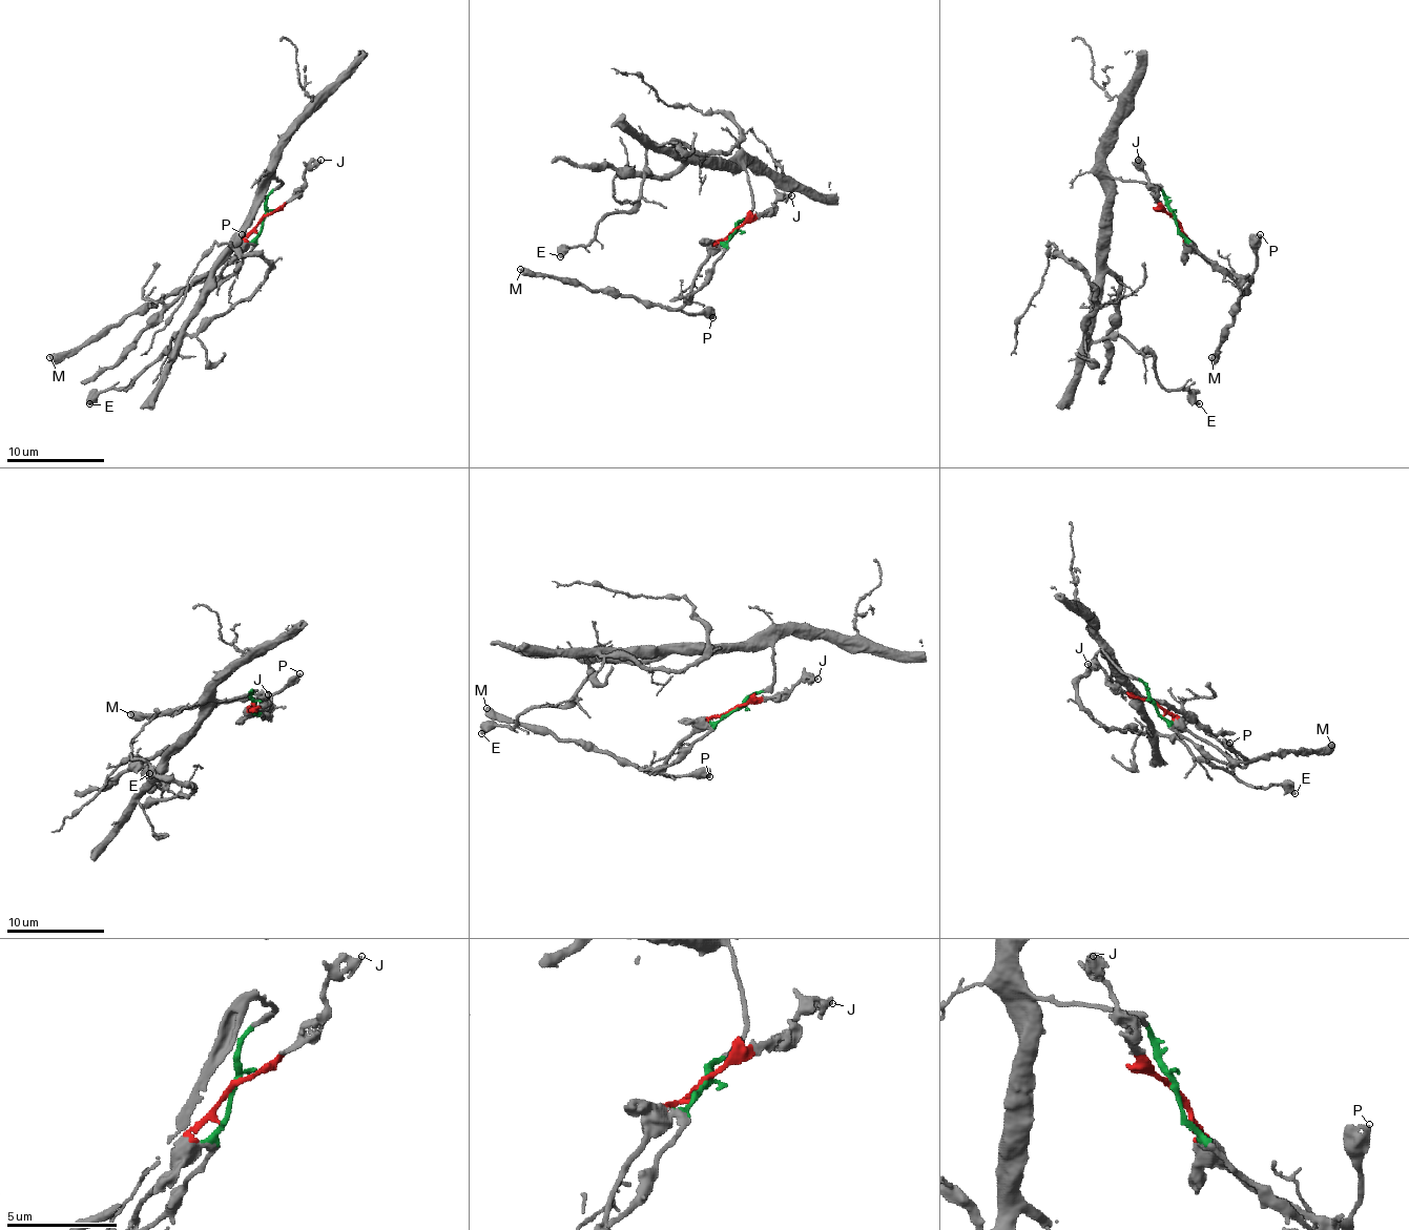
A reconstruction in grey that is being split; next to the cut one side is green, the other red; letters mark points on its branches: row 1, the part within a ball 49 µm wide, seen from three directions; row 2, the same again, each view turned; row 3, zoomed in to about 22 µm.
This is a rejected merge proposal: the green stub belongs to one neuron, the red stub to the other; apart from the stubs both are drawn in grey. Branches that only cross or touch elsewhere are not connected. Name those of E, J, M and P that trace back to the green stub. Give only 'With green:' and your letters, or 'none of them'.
With green: E

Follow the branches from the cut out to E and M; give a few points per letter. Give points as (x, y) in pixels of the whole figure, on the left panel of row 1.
E: (265, 216), (267, 196), (282, 182), (272, 180), (177, 340), (125, 390), (103, 390), (88, 404)
M: (262, 216), (219, 275), (206, 283), (177, 287), (154, 301), (145, 301), (79, 346), (49, 358)

